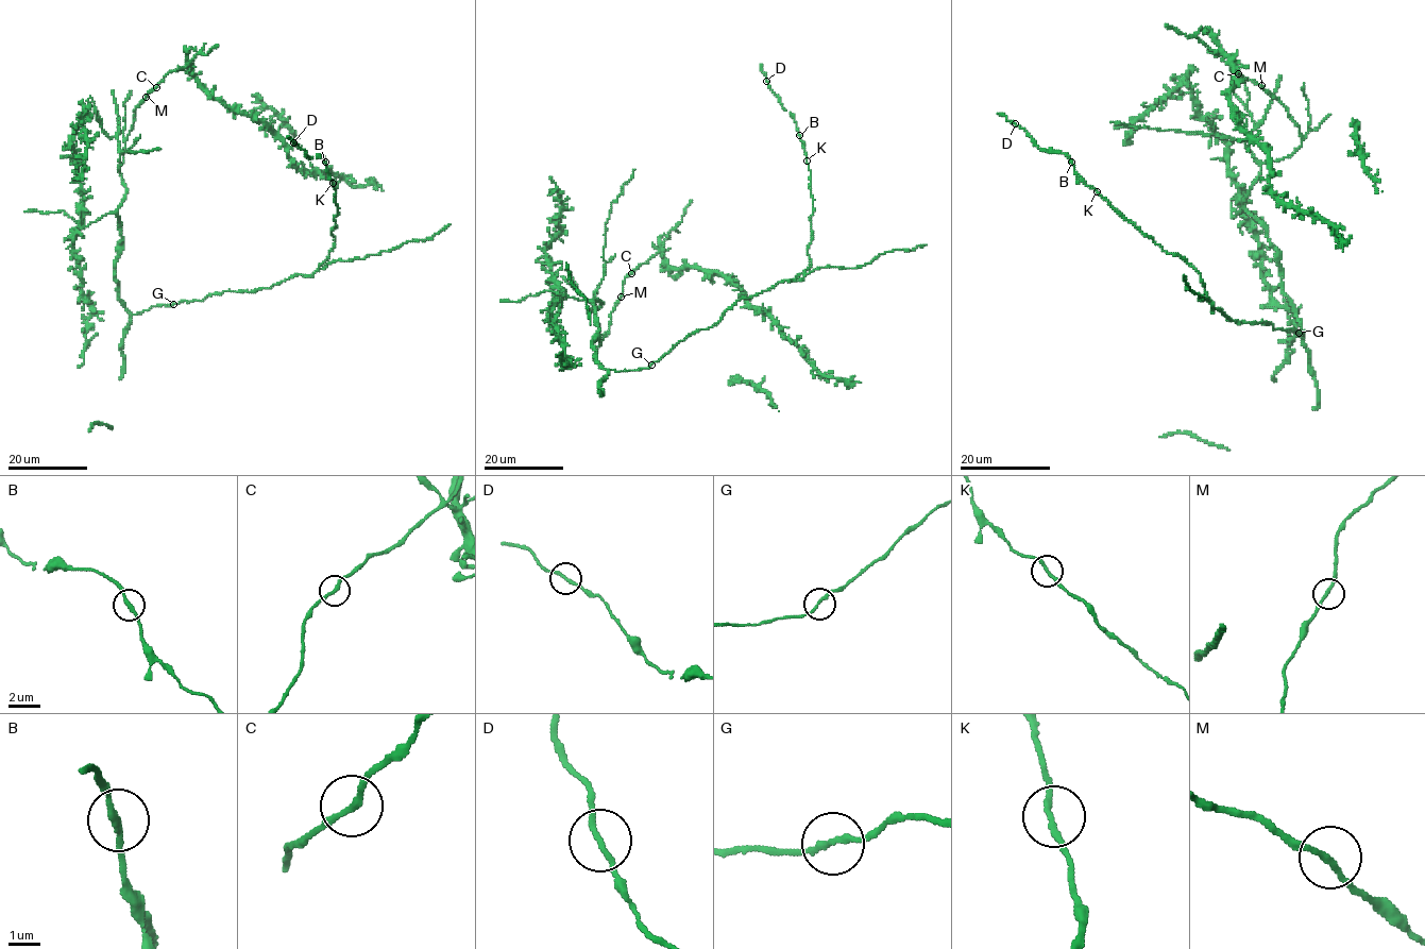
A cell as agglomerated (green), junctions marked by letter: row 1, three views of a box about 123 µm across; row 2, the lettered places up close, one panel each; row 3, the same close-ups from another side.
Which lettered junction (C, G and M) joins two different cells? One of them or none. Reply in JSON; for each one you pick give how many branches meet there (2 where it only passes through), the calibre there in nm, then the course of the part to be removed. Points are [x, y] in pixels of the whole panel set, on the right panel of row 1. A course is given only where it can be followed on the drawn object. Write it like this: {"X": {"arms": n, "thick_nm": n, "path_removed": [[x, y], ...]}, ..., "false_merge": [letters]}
{"false_merge": []}

